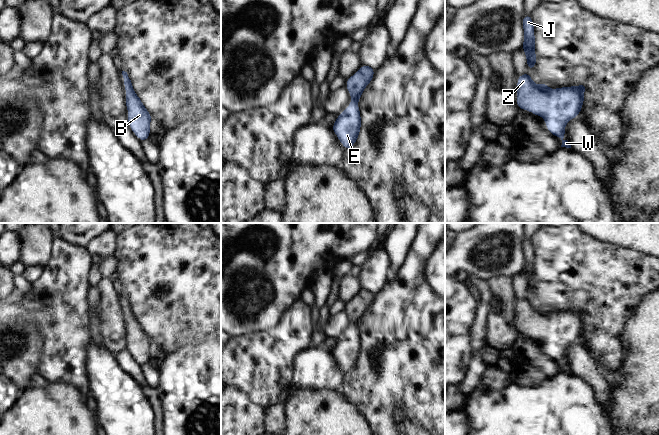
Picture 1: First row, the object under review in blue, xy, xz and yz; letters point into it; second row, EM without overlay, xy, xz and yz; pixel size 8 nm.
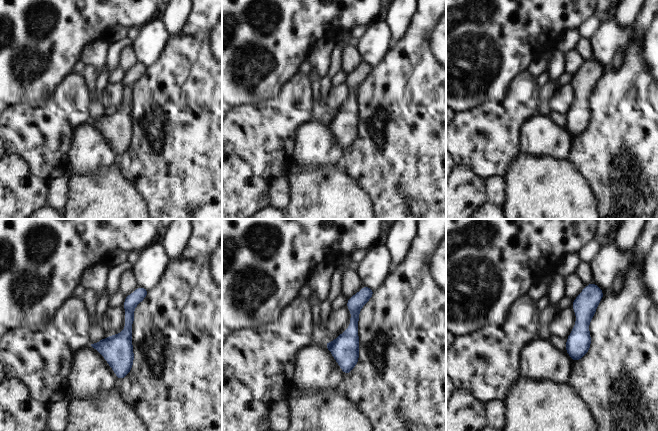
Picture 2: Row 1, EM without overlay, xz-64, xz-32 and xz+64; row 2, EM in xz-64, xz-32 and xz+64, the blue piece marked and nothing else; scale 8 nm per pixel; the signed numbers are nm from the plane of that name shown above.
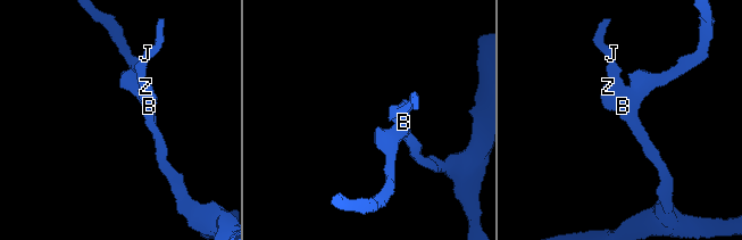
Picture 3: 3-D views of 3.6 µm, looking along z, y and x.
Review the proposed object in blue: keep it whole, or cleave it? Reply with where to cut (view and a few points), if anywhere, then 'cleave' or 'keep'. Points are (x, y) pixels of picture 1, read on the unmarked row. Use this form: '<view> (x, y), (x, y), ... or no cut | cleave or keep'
no cut | keep

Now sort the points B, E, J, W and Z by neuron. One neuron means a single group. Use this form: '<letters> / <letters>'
B E J W Z

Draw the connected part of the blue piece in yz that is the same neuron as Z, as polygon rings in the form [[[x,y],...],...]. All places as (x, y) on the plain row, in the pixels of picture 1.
[[[525,297],[518,301],[517,311],[518,333],[544,342],[548,356],[562,364],[561,371],[571,372],[570,367],[563,363],[565,350],[582,334],[587,310],[582,307],[552,314],[543,306],[538,311],[529,297]]]

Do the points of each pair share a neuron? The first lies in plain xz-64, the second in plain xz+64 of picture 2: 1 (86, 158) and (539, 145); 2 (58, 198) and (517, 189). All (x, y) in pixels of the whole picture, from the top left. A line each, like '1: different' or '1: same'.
1: same
2: different

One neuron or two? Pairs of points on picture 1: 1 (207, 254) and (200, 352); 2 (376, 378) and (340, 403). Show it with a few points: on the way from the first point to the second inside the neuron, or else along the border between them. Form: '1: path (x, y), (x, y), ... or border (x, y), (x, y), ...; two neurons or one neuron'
1: border (210, 334), (195, 336), (179, 345); two neurons
2: border (341, 391), (364, 415); two neurons

